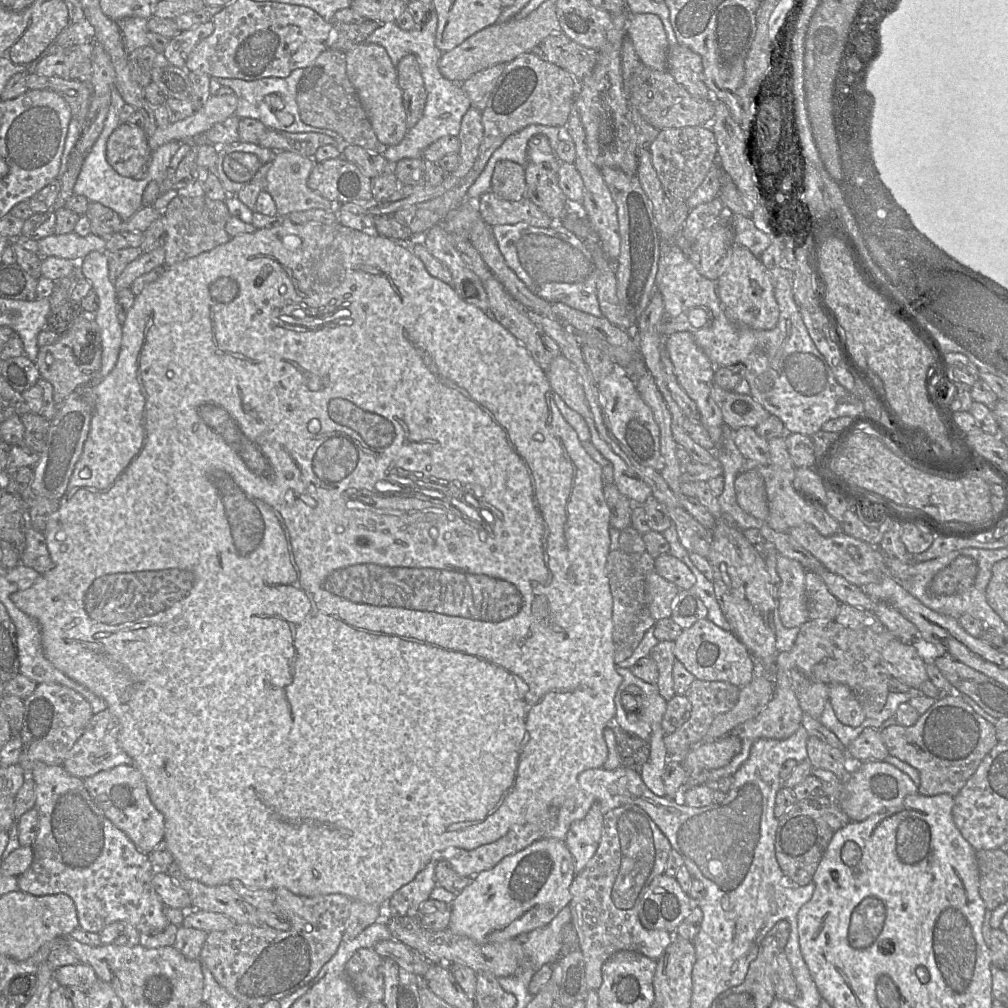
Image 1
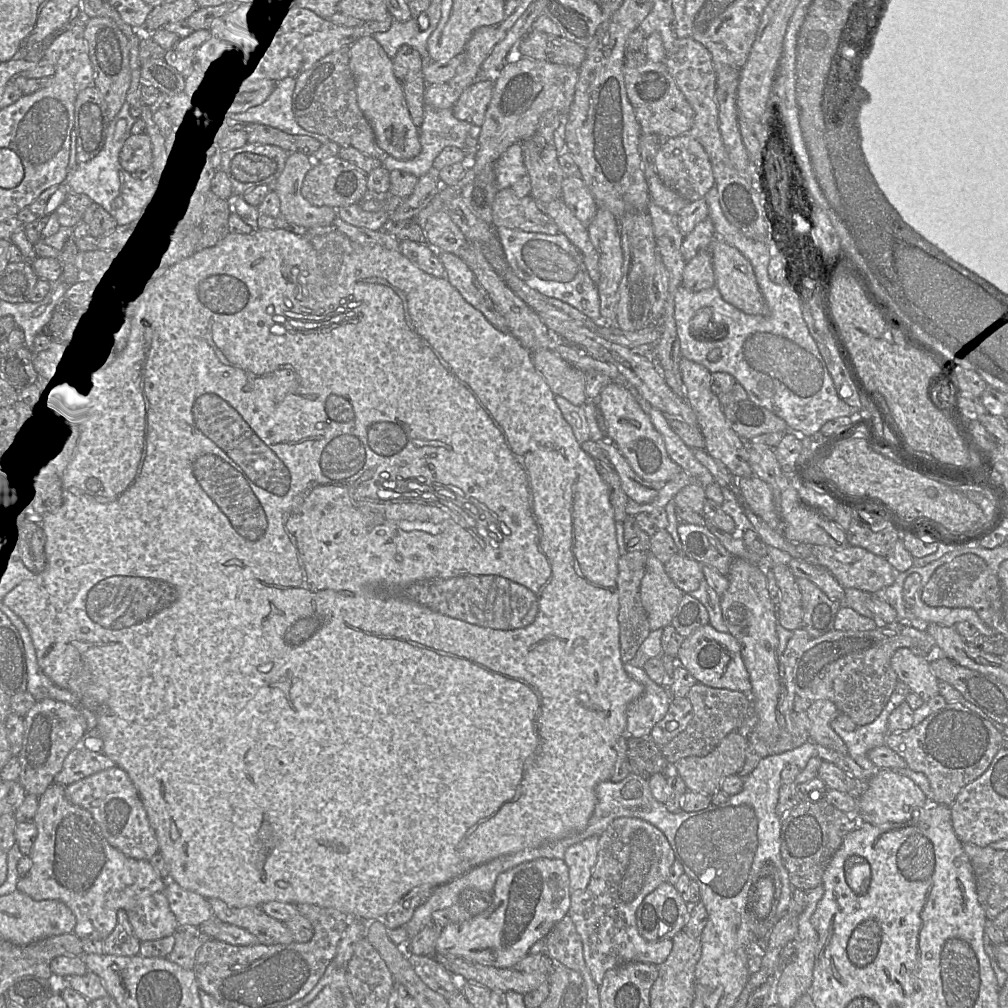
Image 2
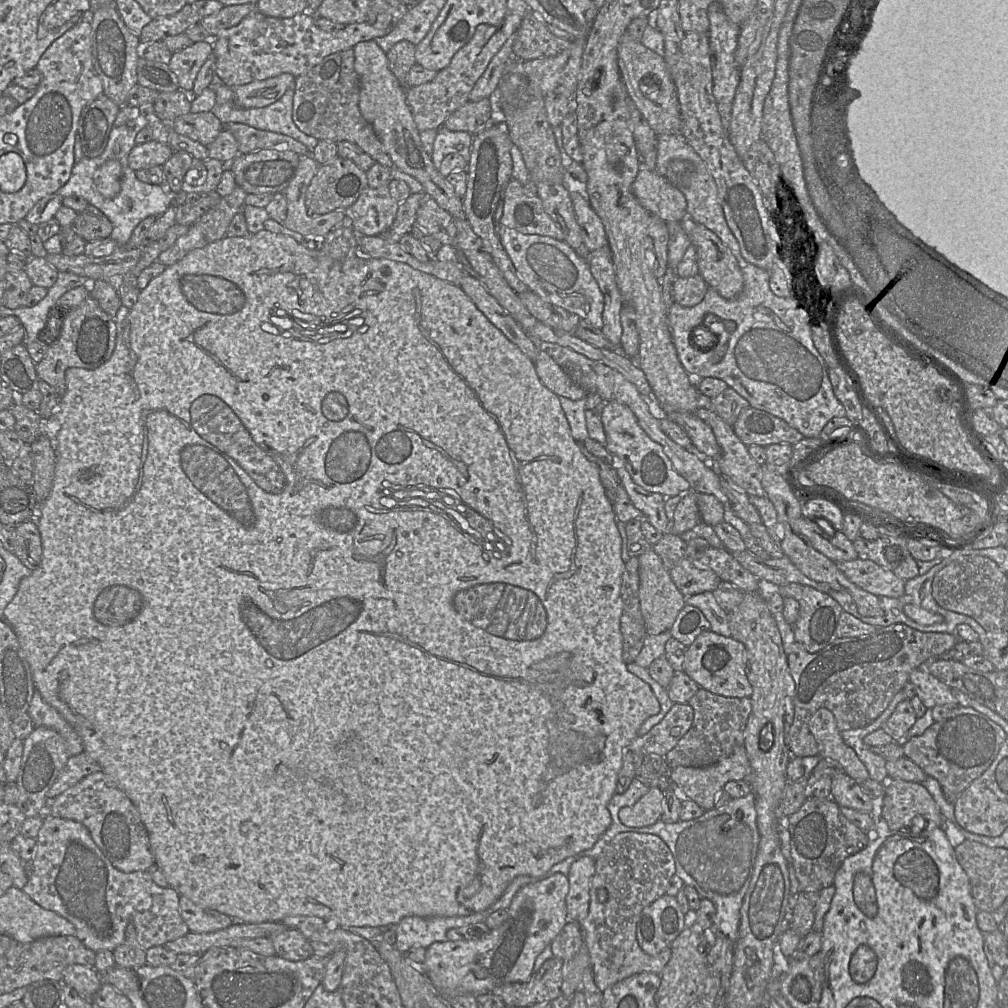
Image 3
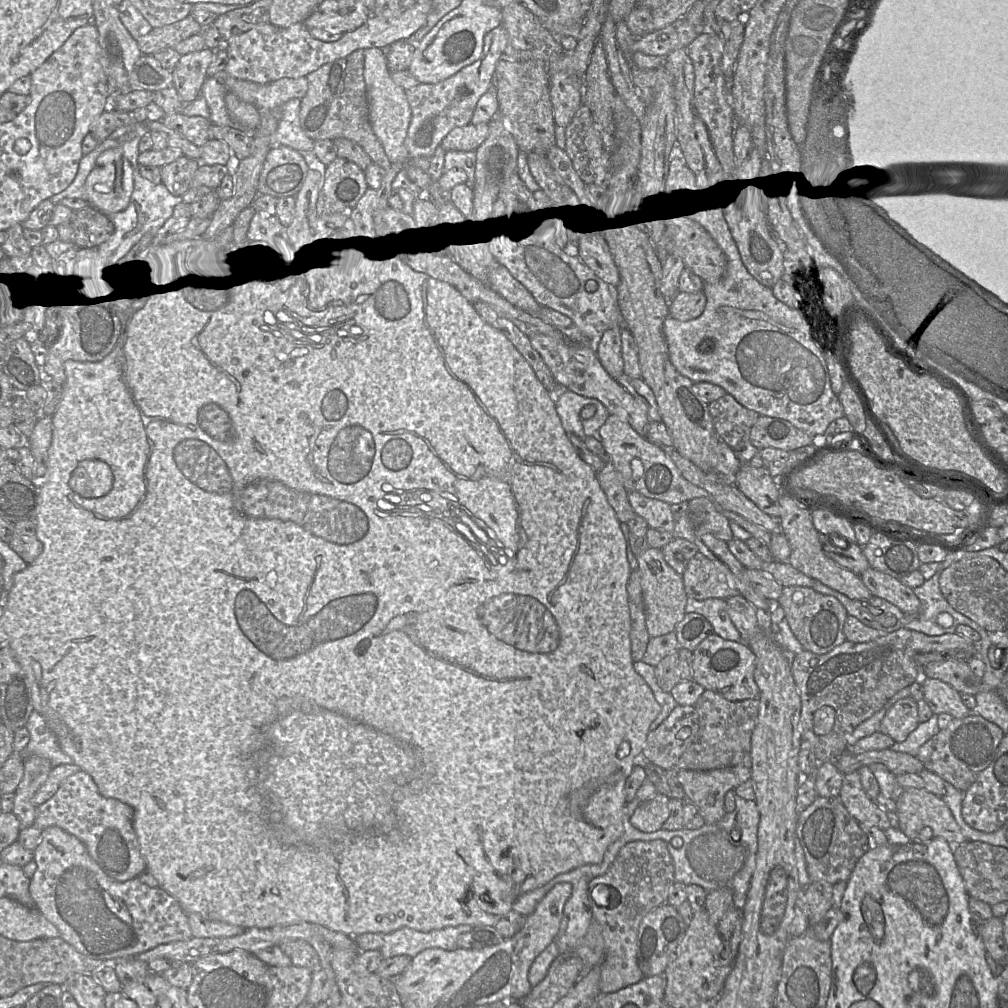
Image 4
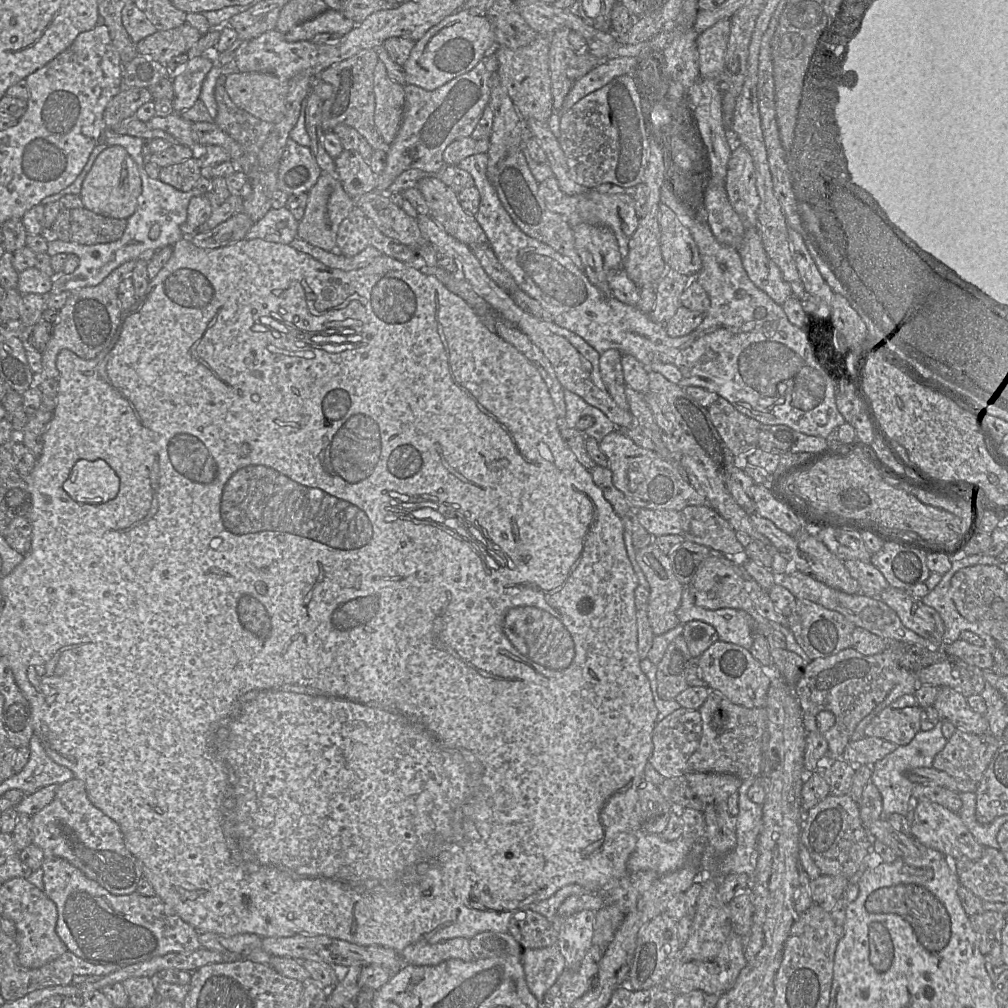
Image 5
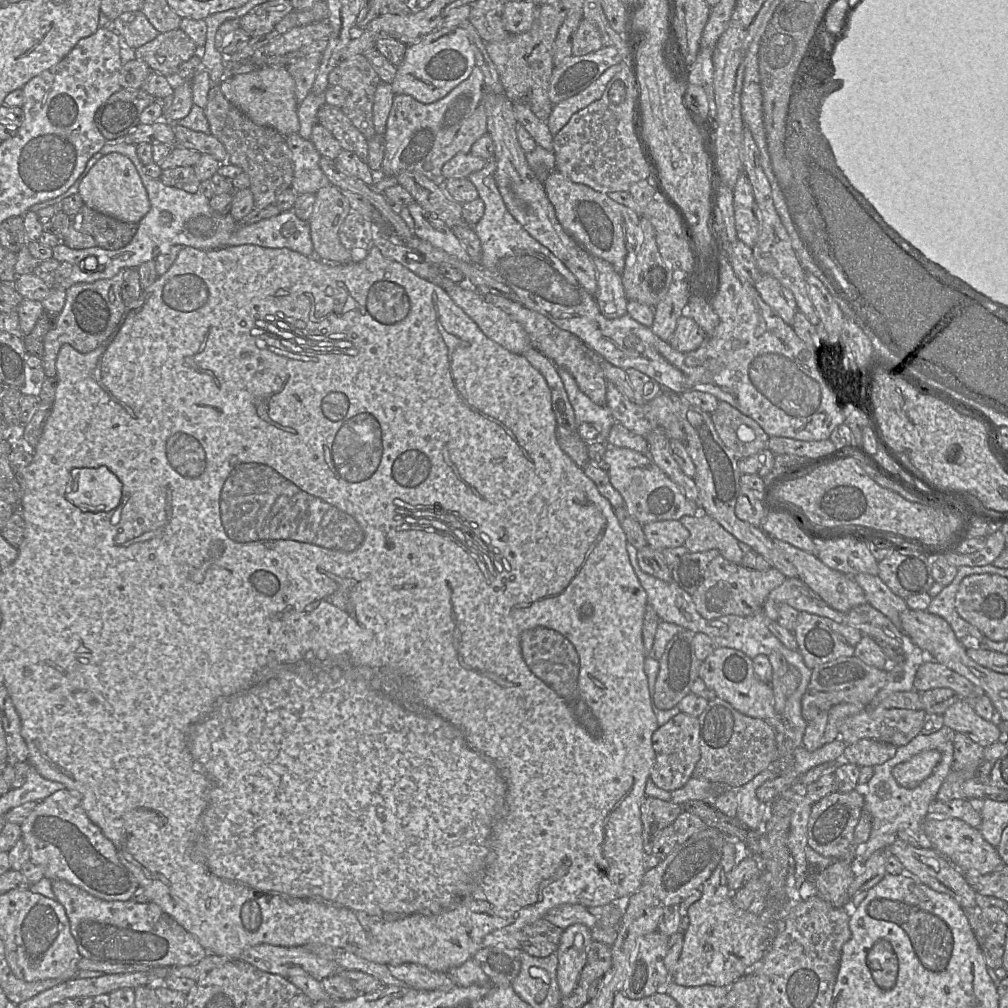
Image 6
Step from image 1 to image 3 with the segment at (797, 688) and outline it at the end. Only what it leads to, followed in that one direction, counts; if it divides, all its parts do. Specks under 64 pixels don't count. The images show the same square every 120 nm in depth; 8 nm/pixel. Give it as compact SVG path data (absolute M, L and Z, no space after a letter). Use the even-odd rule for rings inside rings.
M821 707L813 714L810 730L819 744L821 758L838 762L844 772L859 785L870 778L856 752L844 742L835 716L829 709Z

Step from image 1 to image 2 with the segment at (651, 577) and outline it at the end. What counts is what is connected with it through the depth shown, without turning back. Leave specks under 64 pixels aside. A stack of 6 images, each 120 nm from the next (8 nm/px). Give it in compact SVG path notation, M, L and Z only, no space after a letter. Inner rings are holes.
M652 552L648 553L640 596L651 630L663 629L672 623L683 595L666 573L664 564Z

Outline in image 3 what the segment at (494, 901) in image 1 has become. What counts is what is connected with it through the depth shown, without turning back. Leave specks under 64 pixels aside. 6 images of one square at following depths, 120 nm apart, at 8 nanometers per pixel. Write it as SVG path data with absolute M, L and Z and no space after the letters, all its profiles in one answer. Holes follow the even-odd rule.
M555 873L523 886L513 897L507 909L508 917L502 925L490 930L478 940L447 940L432 943L426 948L425 959L420 965L421 970L427 975L442 999L453 998L462 994L477 996L491 993L495 987L503 984L529 981L533 975L537 956L546 946L551 944L567 923L566 896L568 891L569 880L562 873Z

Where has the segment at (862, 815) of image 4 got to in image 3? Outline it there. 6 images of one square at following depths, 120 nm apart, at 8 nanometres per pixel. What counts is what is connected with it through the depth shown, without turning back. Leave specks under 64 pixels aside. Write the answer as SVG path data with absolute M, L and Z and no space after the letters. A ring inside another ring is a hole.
M845 772L832 777L832 799L840 806L871 813L875 801Z

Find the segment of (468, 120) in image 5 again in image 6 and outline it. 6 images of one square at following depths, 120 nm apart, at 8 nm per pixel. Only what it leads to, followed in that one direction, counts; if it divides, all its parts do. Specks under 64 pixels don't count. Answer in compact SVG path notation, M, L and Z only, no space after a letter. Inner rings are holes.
M475 66L466 80L436 102L424 104L410 95L395 95L384 134L385 155L379 175L396 176L401 171L415 171L443 187L444 164L459 153L471 152L472 145L487 133L484 90L483 73Z

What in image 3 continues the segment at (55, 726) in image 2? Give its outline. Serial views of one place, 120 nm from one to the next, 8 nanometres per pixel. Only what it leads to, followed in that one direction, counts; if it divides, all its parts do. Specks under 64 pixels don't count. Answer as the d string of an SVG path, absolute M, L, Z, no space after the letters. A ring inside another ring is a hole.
M35 727L23 741L23 754L17 777L16 805L26 818L44 815L48 806L47 792L70 757L64 739L55 730Z

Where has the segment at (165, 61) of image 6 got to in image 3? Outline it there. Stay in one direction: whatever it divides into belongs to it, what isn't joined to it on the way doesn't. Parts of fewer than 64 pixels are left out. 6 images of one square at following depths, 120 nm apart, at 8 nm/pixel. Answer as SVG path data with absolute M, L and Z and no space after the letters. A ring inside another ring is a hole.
M195 3L186 4L180 11L173 15L152 19L142 29L140 42L147 45L156 41L162 41L167 36L182 34L187 28L198 24L201 16L195 8Z

